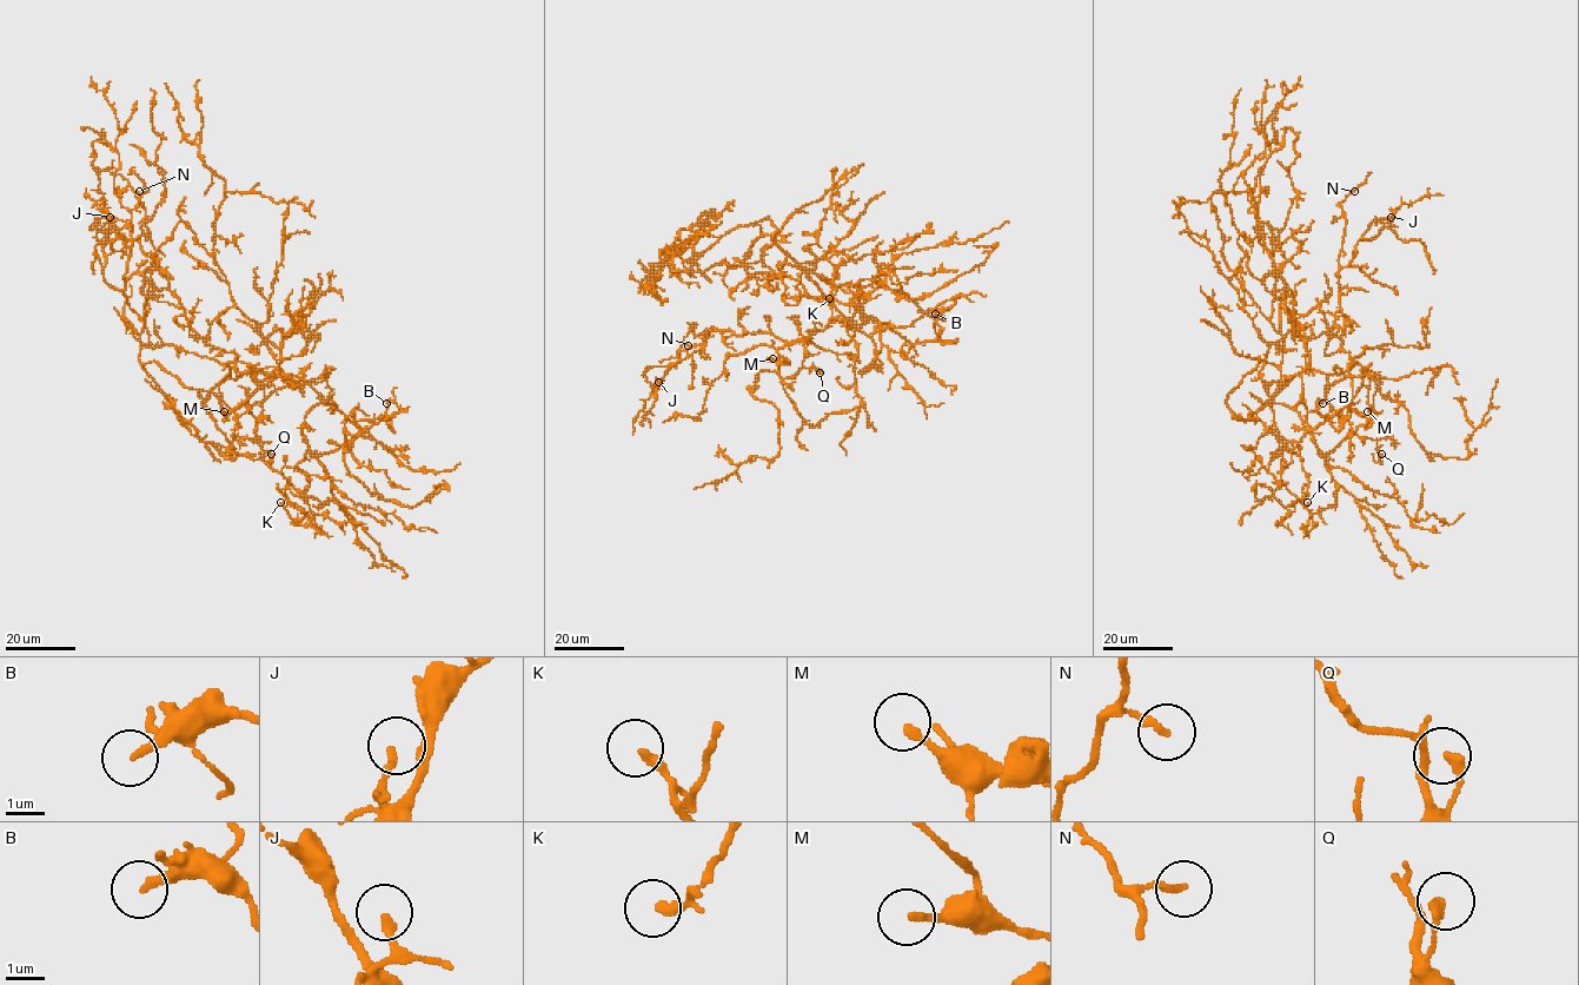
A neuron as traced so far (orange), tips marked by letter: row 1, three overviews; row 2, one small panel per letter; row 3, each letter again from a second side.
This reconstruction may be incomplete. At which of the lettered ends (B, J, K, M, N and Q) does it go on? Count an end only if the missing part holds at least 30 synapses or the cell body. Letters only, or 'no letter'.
no letter

